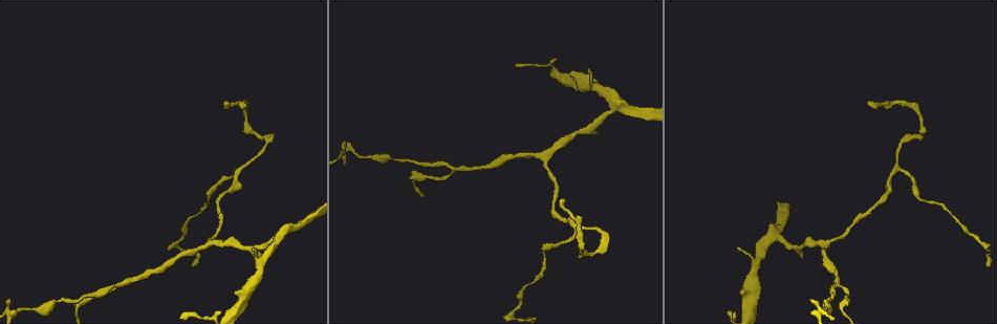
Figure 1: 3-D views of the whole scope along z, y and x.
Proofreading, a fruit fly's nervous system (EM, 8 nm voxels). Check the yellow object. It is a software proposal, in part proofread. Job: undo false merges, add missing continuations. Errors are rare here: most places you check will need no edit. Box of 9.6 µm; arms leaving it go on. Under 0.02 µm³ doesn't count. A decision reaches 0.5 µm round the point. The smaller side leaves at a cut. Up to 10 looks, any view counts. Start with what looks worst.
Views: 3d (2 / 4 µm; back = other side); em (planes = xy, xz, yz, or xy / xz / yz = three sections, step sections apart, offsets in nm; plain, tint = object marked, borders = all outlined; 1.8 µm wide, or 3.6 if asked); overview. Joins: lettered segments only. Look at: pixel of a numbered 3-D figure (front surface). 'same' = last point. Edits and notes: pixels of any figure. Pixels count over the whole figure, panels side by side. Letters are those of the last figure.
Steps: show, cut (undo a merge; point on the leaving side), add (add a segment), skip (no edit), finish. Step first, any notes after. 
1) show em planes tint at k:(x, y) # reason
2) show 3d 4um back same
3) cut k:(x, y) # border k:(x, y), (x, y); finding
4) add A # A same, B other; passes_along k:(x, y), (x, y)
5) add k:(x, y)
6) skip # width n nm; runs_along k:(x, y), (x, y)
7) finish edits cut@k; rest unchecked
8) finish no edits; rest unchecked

show 3d 2um at 1:(612, 101) # abrupt turn

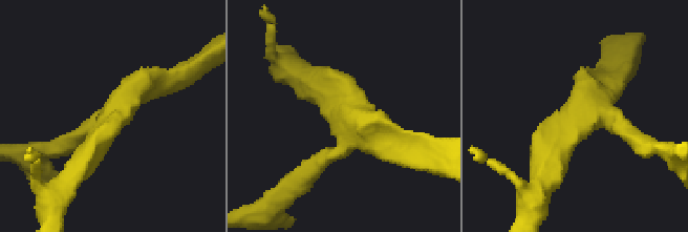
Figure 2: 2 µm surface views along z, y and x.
show em xz step 8 tint at 2:(348, 121) # arms 3; arm_widths 180, 200, 220 nm

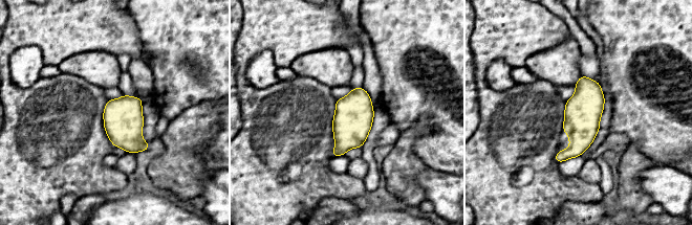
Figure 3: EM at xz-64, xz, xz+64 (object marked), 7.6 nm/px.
show em planes borders same # cut it another way

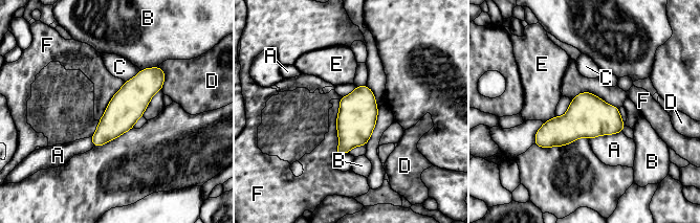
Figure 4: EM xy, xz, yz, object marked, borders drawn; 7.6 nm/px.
skip # longest_contact F 440 nm; A other, B other, C other, D other, E other, F other; border 4:(340, 99), (335, 155); all the same cell

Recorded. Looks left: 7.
show em planes borders at 1:(868, 103) # tapers out

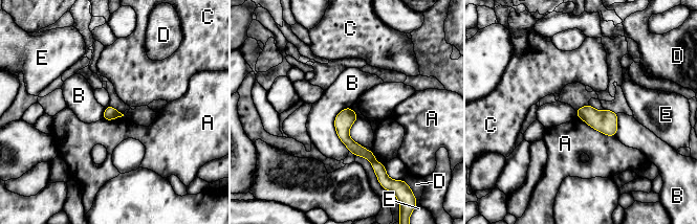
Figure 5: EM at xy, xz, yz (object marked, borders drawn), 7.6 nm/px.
skip # A other, B other, C other, D other, E other; no lettered segment goes on from it

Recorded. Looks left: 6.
show em 3.6um yz step 8 tint at 1:(895, 168) # three-way junction

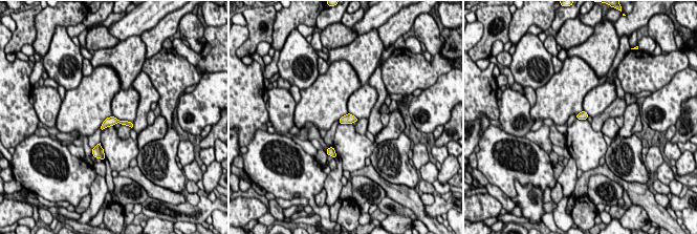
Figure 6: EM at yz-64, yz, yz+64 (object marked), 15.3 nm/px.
show em 3.6um planes borders same

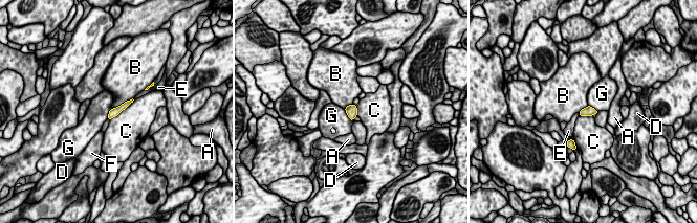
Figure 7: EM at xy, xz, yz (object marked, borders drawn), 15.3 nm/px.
skip # A other, B other, C other, D other, E other, F other, G other; border 7:(132, 97), (112, 108); one cell here

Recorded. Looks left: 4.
show 3d 2um at 1:(836, 283) # three arms meet

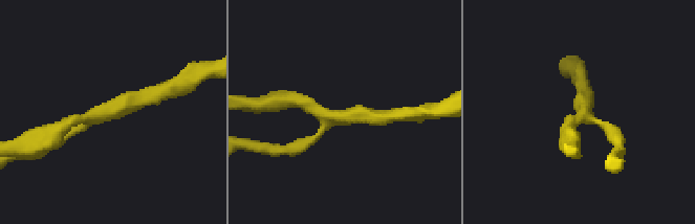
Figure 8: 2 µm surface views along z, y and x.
show em planes borders at 8:(101, 111) # arms 3

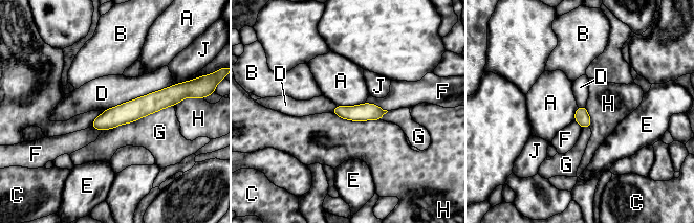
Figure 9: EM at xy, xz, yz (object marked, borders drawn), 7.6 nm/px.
skip # A other, B other, C other, D other, E other, F other, G other, H other, J other; border 9:(332, 112), (353, 120), (380, 119); one cell here

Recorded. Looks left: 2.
finish no edits; rest unchecked

